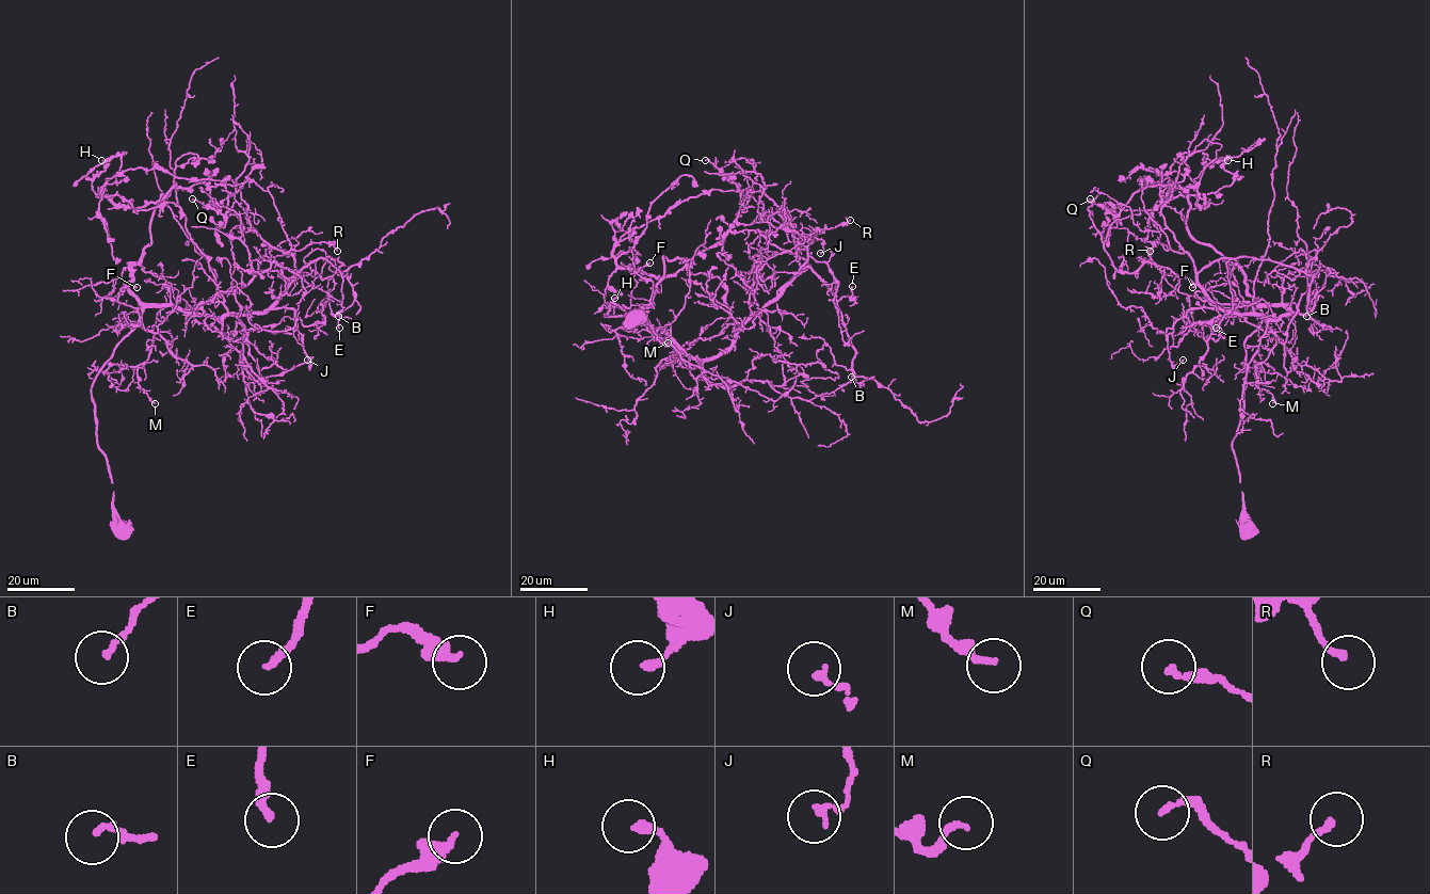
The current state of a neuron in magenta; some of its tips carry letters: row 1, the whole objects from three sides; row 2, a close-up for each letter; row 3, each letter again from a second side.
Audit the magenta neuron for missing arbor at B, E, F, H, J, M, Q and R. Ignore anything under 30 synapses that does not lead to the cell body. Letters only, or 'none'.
none

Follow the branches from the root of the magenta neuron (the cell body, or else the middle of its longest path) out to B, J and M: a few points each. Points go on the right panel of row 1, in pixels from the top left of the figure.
B: (1247, 530), (1244, 340), (1259, 307), (1288, 312), (1224, 312), (1198, 274), (1294, 267), (1306, 316)
J: (1247, 530), (1232, 449), (1244, 340), (1259, 307), (1288, 312), (1191, 307), (1168, 335), (1169, 360), (1183, 360)
M: (1247, 530), (1253, 525), (1232, 441), (1247, 386), (1244, 340), (1263, 320), (1276, 344), (1255, 377), (1272, 403)

